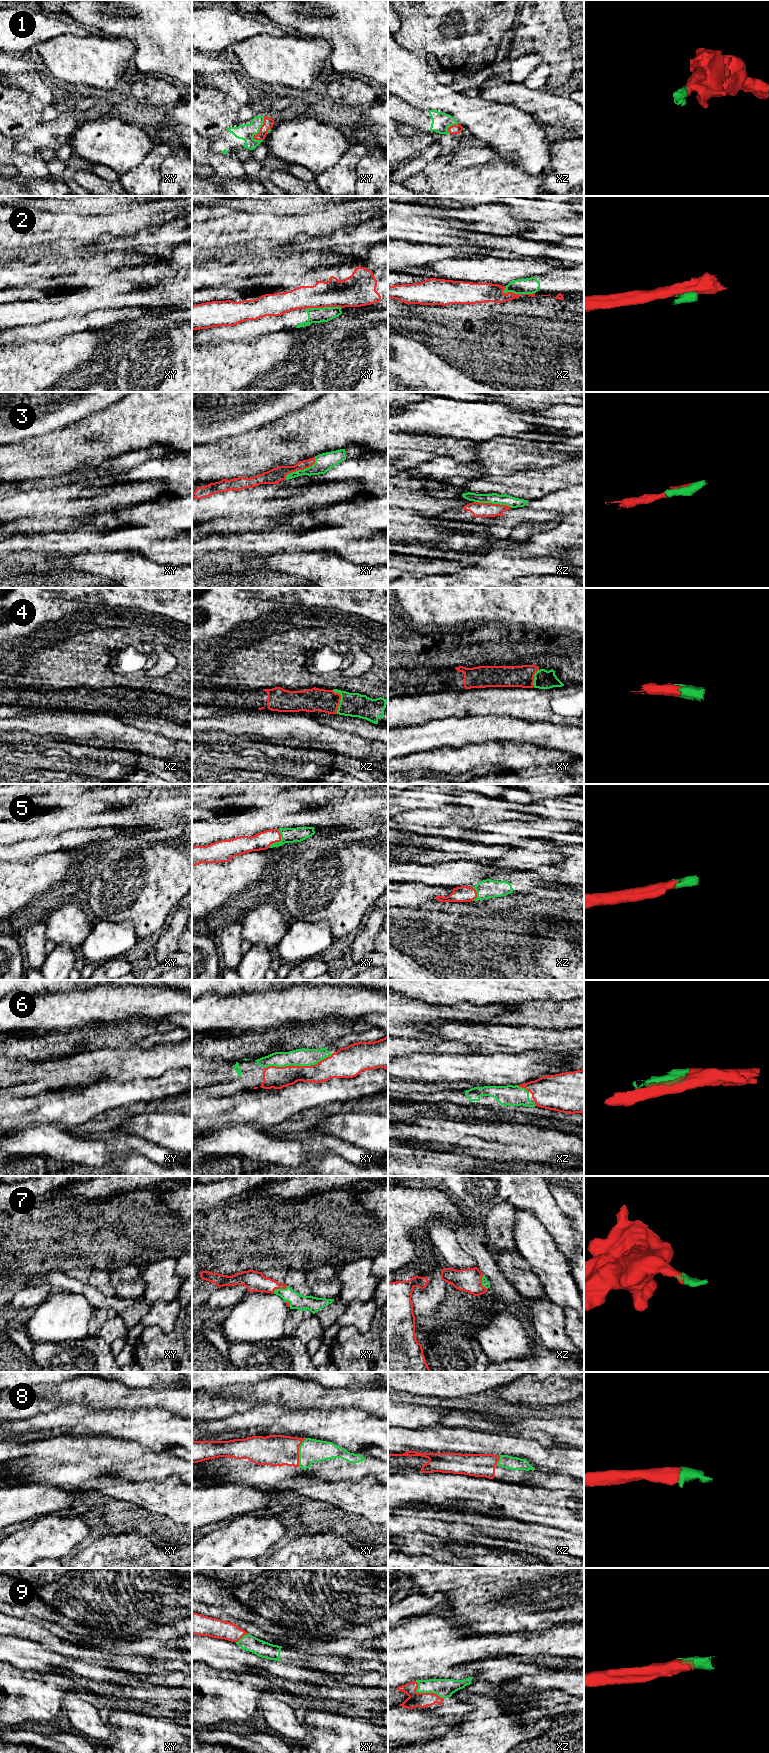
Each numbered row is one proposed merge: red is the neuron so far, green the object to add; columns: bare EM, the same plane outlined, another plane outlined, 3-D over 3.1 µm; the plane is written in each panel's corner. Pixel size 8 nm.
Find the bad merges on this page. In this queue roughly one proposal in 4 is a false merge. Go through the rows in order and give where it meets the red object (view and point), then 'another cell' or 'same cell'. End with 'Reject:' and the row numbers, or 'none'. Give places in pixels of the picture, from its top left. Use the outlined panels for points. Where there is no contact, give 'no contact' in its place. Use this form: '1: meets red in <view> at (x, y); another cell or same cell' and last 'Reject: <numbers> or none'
1: meets red in xy at (260, 129); same cell
2: meets red in xz at (518, 294); another cell
3: meets red in xy at (301, 469); same cell
4: meets red in xz at (340, 699); same cell
5: meets red in xy at (279, 841); same cell
6: meets red in xy at (297, 1066); same cell
7: meets red in xy at (279, 1288); same cell
8: meets red in xy at (298, 1452); same cell
9: meets red in xz at (424, 1693); same cell
Reject: 2

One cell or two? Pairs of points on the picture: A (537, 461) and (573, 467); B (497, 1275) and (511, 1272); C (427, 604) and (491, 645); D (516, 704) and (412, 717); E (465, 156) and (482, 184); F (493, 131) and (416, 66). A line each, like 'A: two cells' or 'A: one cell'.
A: two cells
B: two cells
C: one cell
D: one cell
E: two cells
F: one cell

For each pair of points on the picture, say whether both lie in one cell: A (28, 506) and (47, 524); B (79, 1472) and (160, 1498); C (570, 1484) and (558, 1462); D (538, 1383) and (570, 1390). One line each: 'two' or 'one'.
A: two
B: one
C: two
D: one

